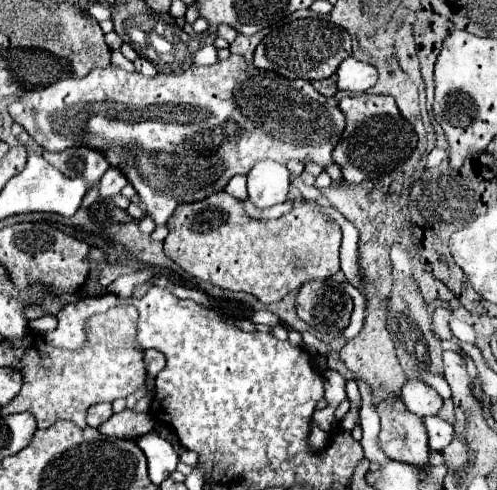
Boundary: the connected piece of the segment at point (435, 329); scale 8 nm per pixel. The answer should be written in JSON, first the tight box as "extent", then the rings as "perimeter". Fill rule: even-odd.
{"extent":[432,309,452,341],"perimeter":[[[436,309],[434,315],[432,315],[432,333],[434,337],[442,339],[442,341],[450,341],[452,339],[452,333],[450,333],[450,327],[448,327],[448,317],[450,317],[450,311],[448,309]]]}

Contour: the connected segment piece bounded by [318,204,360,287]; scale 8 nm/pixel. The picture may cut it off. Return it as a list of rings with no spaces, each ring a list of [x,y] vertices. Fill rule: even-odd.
[[[319,205],[318,209],[332,217],[340,229],[342,229],[342,249],[340,249],[340,261],[342,261],[342,273],[346,275],[348,283],[354,287],[360,287],[360,271],[358,271],[358,231],[354,229],[352,223],[348,223],[334,207],[330,205]]]

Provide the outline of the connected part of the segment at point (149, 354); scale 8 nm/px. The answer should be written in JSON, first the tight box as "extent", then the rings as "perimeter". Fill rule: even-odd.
{"extent":[144,351,166,377],"perimeter":[[[146,351],[146,353],[144,353],[144,363],[146,363],[148,375],[156,377],[156,375],[164,369],[166,359],[164,359],[164,355],[162,355],[160,351]]]}

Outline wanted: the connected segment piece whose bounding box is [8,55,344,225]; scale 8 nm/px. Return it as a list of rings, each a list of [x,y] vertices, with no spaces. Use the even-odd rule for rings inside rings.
[[[230,55],[228,59],[224,59],[224,61],[216,63],[216,65],[210,65],[210,67],[192,65],[190,69],[186,69],[180,75],[158,73],[156,77],[146,77],[146,75],[140,75],[136,71],[128,73],[122,67],[116,67],[116,65],[108,65],[104,69],[92,69],[86,77],[66,77],[66,79],[58,79],[56,83],[52,83],[48,87],[26,91],[24,97],[20,97],[20,99],[16,99],[16,101],[12,101],[8,105],[8,113],[12,115],[14,121],[18,121],[32,135],[32,139],[40,147],[44,147],[48,151],[60,153],[60,151],[70,149],[70,147],[90,147],[90,149],[96,149],[96,151],[104,153],[108,165],[110,167],[120,167],[120,171],[126,175],[128,183],[136,189],[136,193],[140,195],[140,201],[146,205],[146,213],[154,219],[156,225],[164,225],[178,205],[202,201],[202,199],[222,191],[234,175],[246,175],[252,169],[252,163],[256,163],[256,159],[272,159],[272,161],[278,161],[278,163],[286,163],[290,159],[298,159],[298,161],[308,159],[312,163],[318,163],[318,165],[326,167],[326,165],[332,163],[332,149],[336,147],[336,143],[338,143],[338,139],[340,139],[340,135],[344,131],[344,115],[338,109],[336,99],[326,99],[324,95],[314,91],[308,81],[302,81],[302,79],[290,81],[290,79],[284,79],[284,77],[272,73],[272,71],[266,71],[266,75],[264,75],[264,71],[256,69],[254,65],[244,63],[244,59],[240,59],[238,55]]]

